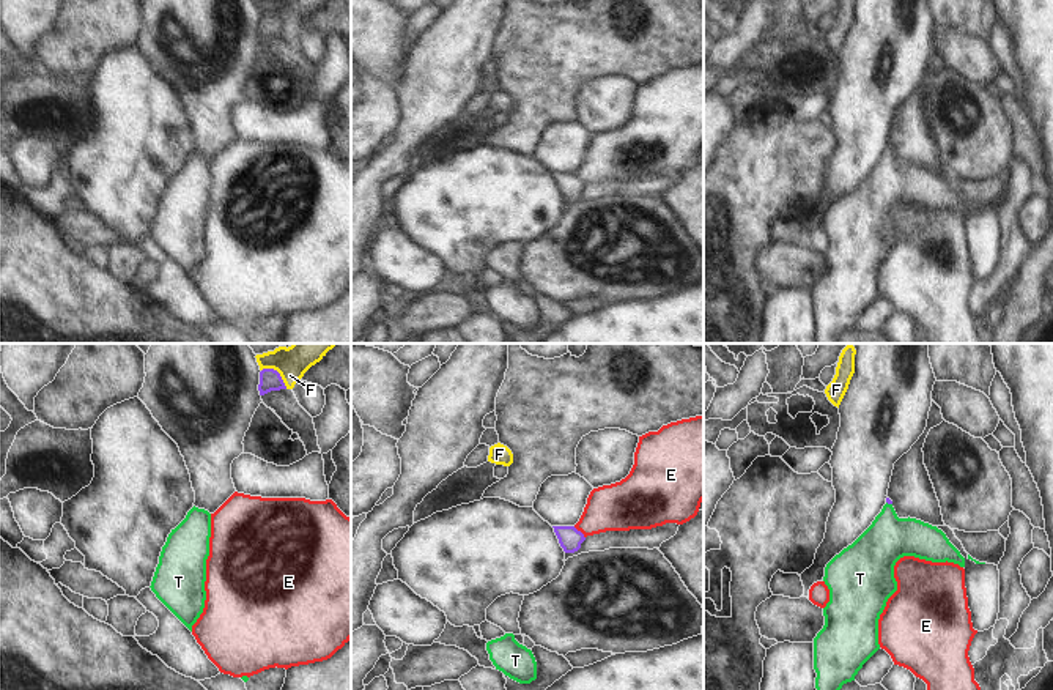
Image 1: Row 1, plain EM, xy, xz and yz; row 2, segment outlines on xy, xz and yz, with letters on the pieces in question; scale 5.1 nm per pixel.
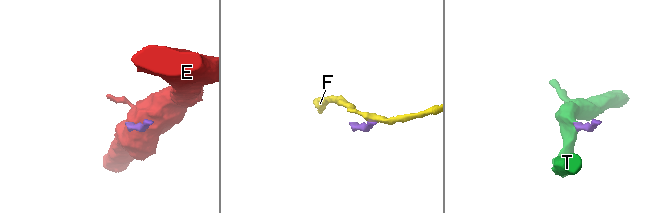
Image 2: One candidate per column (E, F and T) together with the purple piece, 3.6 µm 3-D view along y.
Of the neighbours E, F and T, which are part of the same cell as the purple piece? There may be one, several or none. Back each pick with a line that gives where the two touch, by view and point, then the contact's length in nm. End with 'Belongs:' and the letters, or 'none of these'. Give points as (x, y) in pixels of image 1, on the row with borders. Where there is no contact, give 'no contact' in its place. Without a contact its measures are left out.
T: meets purple in yz at (890, 503); contact 40 nm long
Belongs: T

